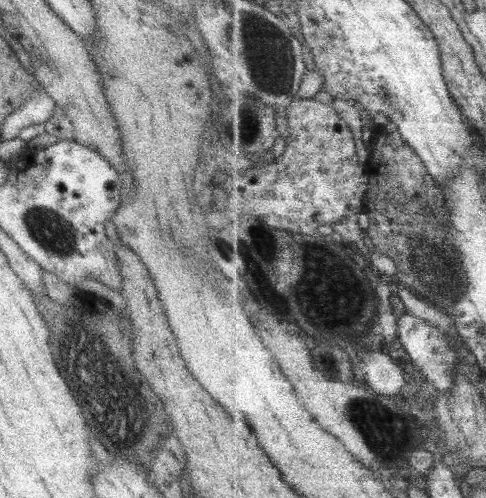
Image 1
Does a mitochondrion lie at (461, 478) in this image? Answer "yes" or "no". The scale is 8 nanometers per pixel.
no

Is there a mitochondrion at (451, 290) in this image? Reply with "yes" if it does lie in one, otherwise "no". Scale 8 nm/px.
yes

